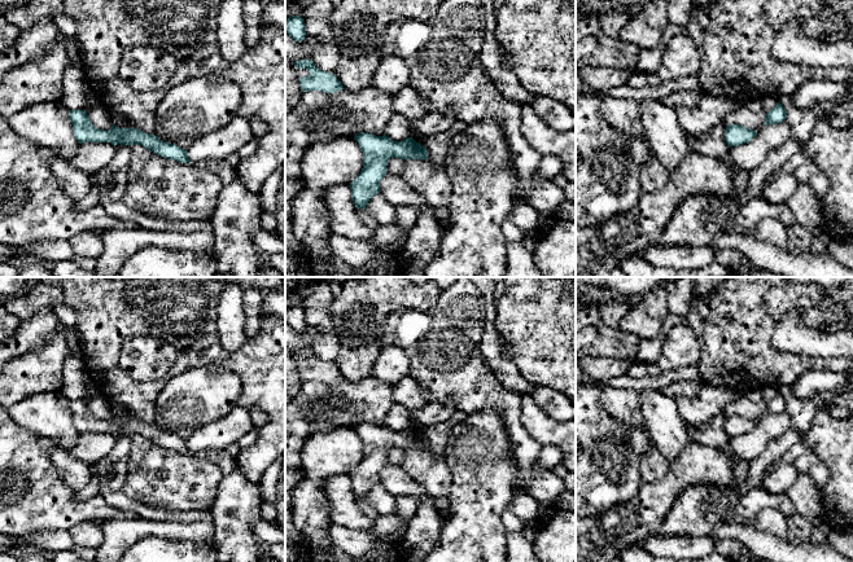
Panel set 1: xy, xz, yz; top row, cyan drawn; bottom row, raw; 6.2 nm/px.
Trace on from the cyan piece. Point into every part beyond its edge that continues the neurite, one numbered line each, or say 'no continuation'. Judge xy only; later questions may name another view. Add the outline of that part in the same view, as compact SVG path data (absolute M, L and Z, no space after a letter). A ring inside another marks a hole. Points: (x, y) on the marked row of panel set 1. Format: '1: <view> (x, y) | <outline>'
no continuation

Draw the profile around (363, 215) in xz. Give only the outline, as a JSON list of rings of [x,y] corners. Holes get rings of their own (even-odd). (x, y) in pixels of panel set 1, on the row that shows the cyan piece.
[[[356,208],[356,215],[369,229],[376,230],[380,227],[376,219],[373,219],[366,210]]]

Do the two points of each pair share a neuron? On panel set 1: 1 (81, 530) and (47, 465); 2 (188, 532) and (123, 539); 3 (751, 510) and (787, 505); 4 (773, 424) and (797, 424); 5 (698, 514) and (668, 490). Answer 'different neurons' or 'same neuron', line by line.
1: different neurons
2: same neuron
3: same neuron
4: different neurons
5: different neurons

